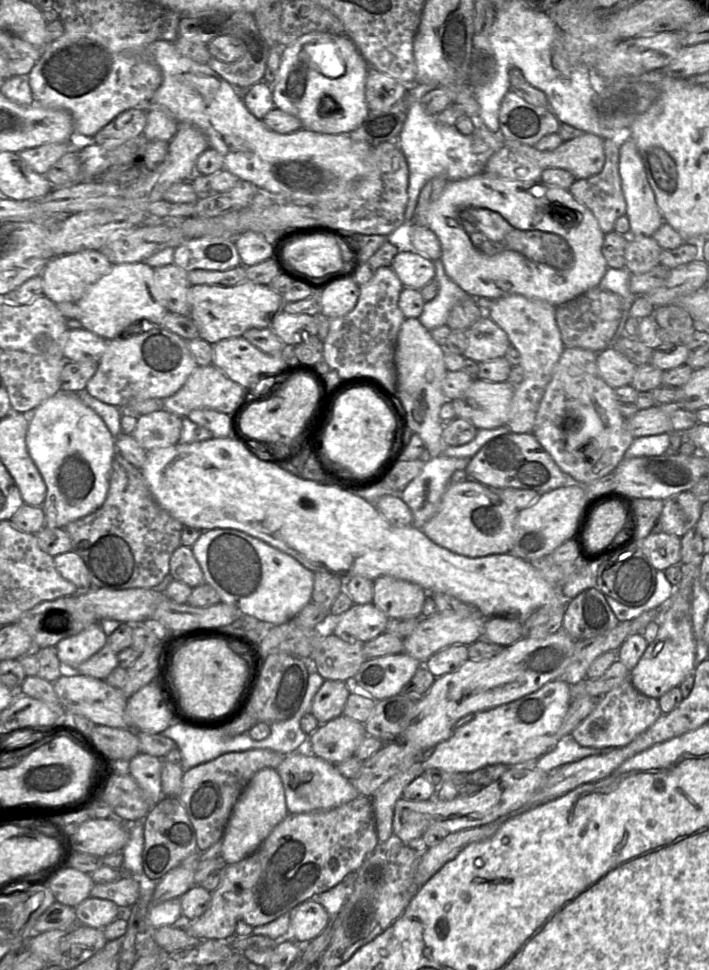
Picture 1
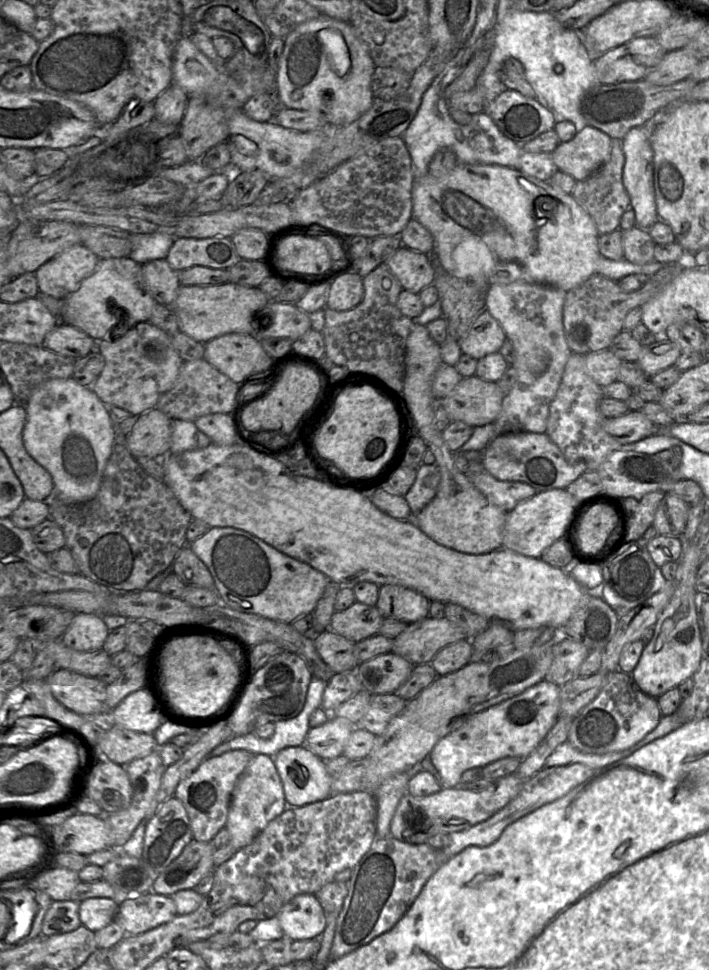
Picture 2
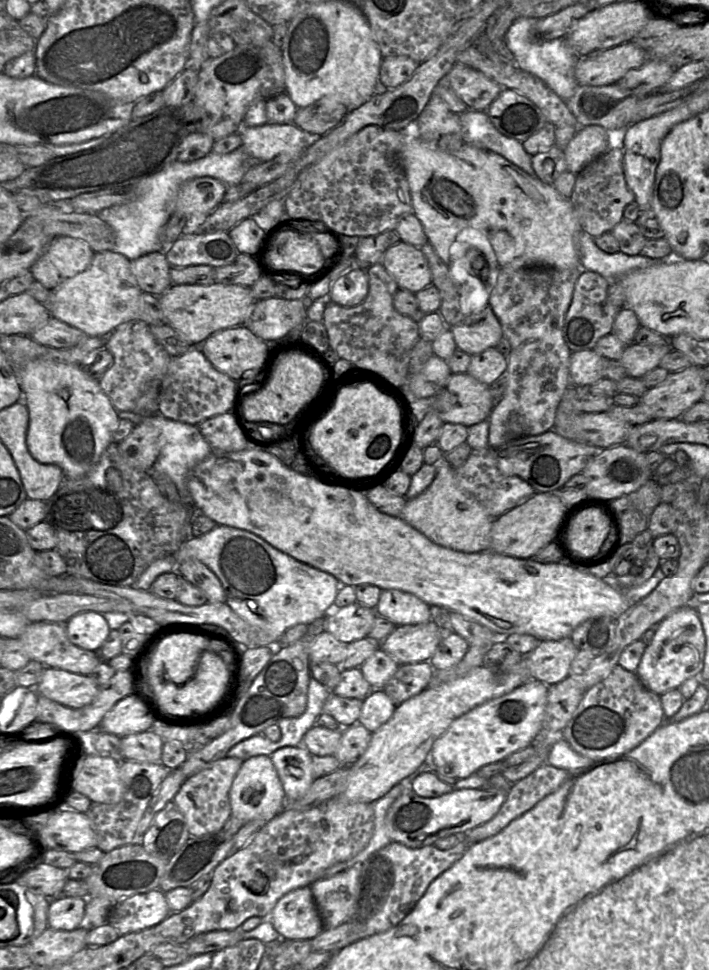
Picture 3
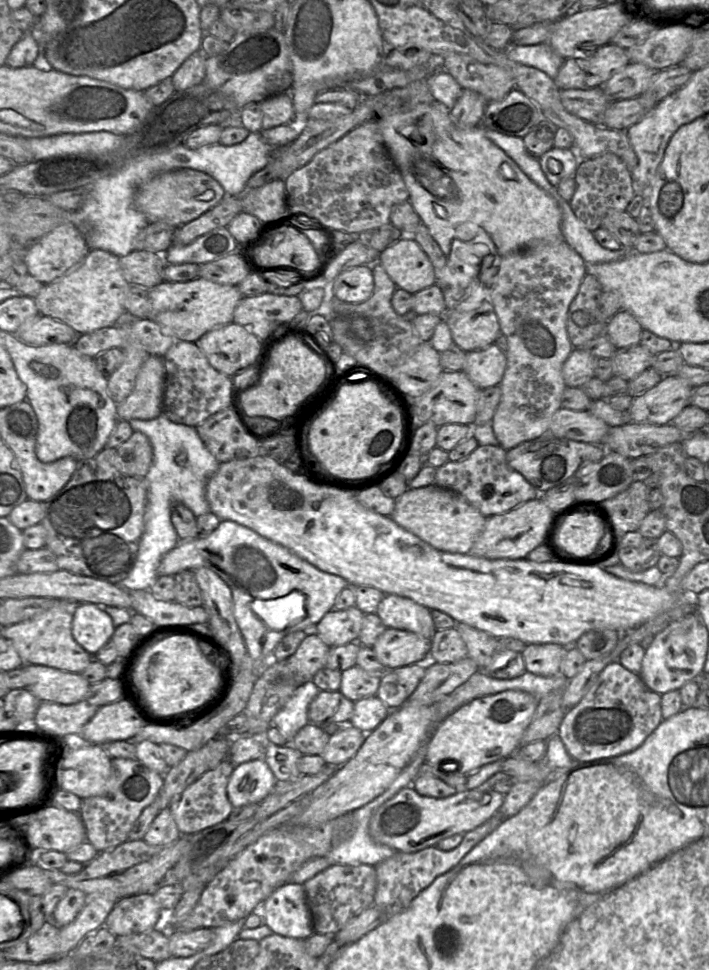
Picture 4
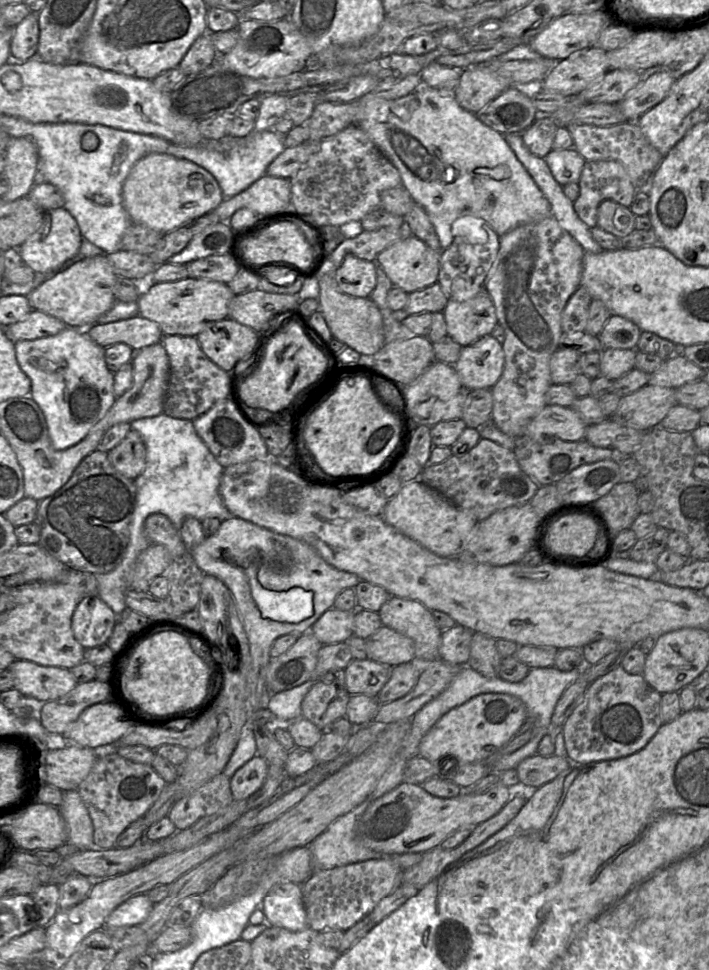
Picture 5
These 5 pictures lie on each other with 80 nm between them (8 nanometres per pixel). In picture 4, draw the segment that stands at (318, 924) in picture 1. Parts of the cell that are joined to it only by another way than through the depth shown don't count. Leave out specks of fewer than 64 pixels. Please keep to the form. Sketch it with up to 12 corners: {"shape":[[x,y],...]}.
{"shape":[[286,882],[262,904],[278,935],[315,933],[304,885]]}

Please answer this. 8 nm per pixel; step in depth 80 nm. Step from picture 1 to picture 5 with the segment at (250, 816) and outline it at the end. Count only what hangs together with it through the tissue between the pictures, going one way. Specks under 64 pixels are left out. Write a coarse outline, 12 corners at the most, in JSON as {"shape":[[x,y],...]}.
{"shape":[[255,755],[230,778],[234,800],[263,786],[269,764]]}

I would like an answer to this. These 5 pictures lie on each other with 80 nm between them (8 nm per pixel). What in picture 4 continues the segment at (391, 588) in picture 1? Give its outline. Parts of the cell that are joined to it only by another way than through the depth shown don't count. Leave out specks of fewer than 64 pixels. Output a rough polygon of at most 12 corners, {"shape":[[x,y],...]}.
{"shape":[[385,594],[376,614],[389,628],[427,639],[436,632],[431,610]]}

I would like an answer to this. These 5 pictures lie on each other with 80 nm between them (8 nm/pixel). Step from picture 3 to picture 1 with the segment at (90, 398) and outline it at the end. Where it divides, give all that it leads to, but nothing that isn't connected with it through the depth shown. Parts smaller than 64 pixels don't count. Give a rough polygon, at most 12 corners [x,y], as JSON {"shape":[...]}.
{"shape":[[76,393],[29,415],[45,526],[103,505],[115,438]]}

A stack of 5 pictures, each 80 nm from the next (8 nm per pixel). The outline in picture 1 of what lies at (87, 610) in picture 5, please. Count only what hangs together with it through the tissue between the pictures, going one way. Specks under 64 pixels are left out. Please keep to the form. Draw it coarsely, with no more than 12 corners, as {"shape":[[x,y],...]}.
{"shape":[[100,623],[55,647],[65,669],[76,669],[108,643]]}

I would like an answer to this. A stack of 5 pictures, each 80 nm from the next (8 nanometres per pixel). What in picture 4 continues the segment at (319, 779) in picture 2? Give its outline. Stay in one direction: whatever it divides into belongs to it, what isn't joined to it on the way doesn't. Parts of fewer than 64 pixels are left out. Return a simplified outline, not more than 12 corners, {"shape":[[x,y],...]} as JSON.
{"shape":[[270,742],[264,760],[277,781],[305,775],[298,769],[302,755],[291,744]]}

